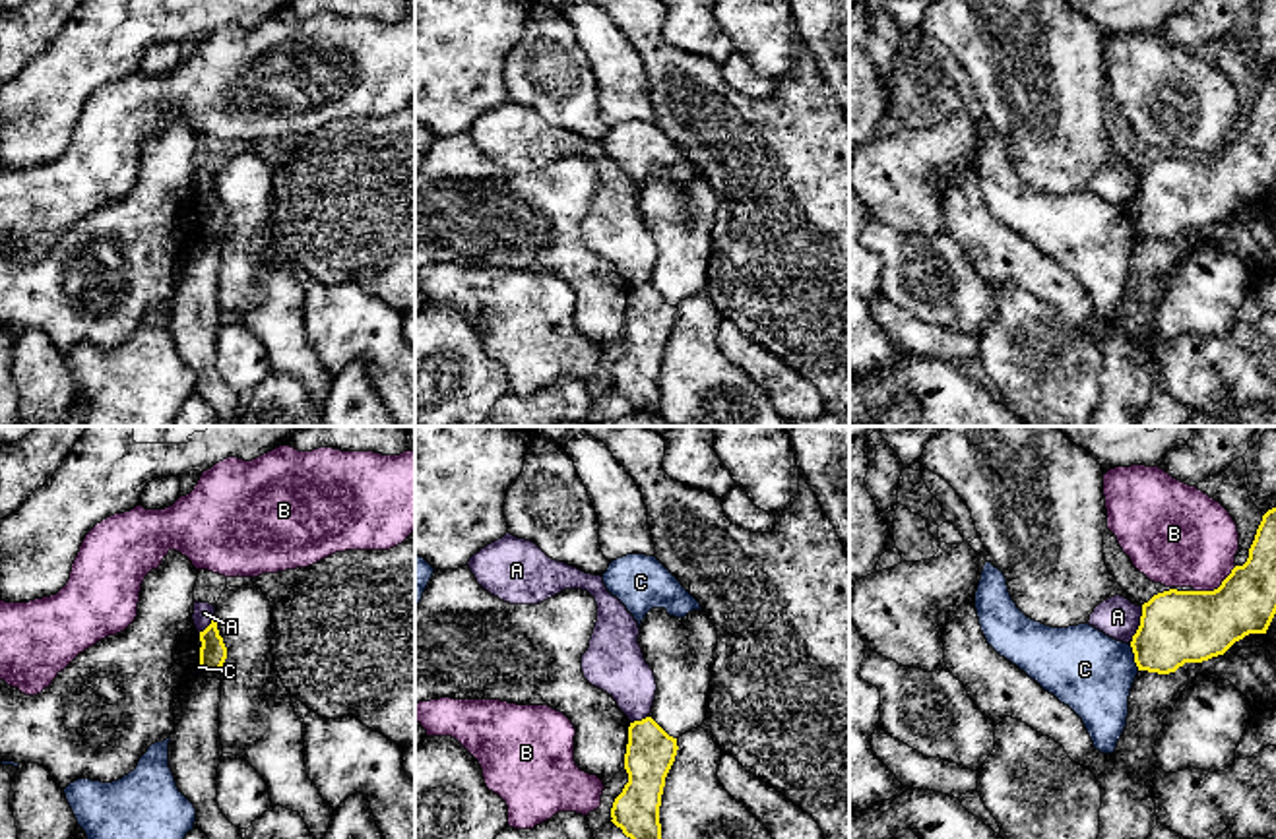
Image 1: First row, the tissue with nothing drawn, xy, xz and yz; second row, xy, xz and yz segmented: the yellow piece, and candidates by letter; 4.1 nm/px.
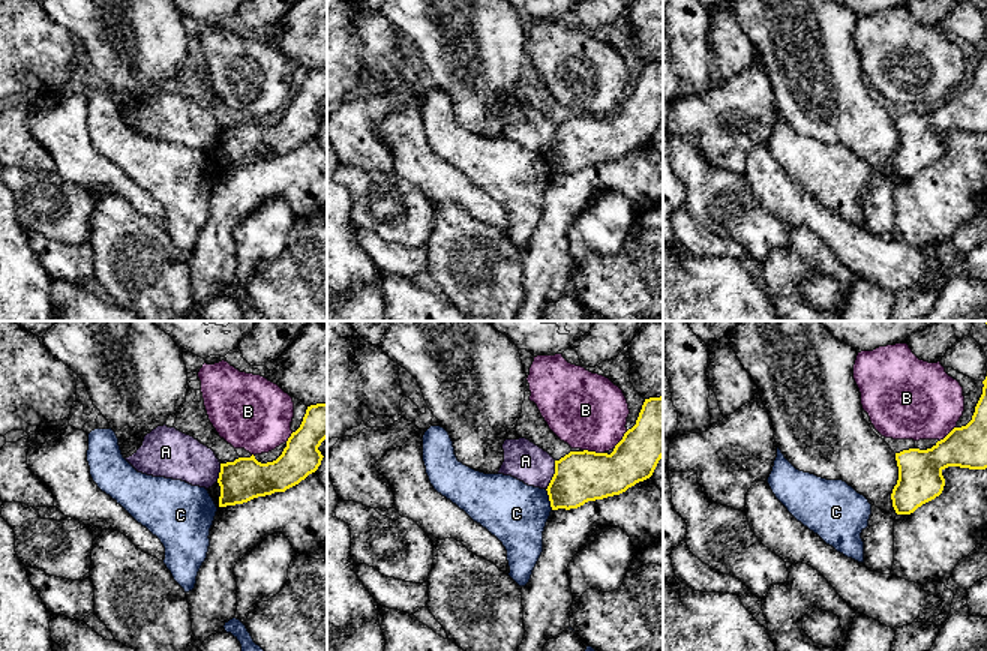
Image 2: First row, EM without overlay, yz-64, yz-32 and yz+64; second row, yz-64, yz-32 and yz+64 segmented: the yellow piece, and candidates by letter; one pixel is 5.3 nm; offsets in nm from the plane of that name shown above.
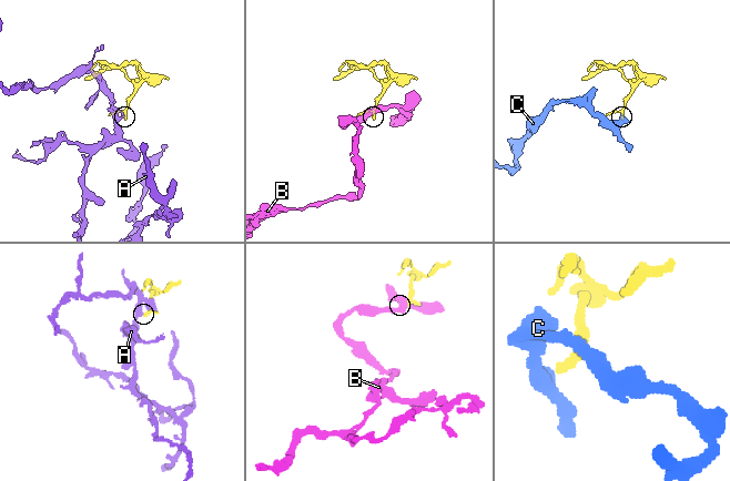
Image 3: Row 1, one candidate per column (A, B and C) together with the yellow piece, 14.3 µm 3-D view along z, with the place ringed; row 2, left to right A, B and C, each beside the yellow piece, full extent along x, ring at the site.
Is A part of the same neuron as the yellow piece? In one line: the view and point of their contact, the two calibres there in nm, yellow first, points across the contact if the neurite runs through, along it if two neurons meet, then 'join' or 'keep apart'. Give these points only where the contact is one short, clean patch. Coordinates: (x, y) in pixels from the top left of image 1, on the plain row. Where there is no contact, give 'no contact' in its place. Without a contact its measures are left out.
yz (1141, 188) | 300/170 nm | along yz (1143, 173), (1139, 194), (1131, 204) | keep apart

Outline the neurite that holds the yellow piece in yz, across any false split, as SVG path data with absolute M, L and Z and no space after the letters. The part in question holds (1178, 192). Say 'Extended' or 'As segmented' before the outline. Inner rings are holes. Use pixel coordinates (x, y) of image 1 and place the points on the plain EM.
As segmented. M1276 74L1262 81L1249 124L1235 132L1214 157L1169 155L1142 171L1140 192L1131 213L1138 236L1169 240L1185 229L1224 221L1249 200L1266 200L1276 180Z

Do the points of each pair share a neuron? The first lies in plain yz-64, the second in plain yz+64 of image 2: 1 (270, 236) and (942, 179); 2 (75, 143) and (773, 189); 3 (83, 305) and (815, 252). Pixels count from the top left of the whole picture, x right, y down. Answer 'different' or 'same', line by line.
1: same
2: same
3: different

